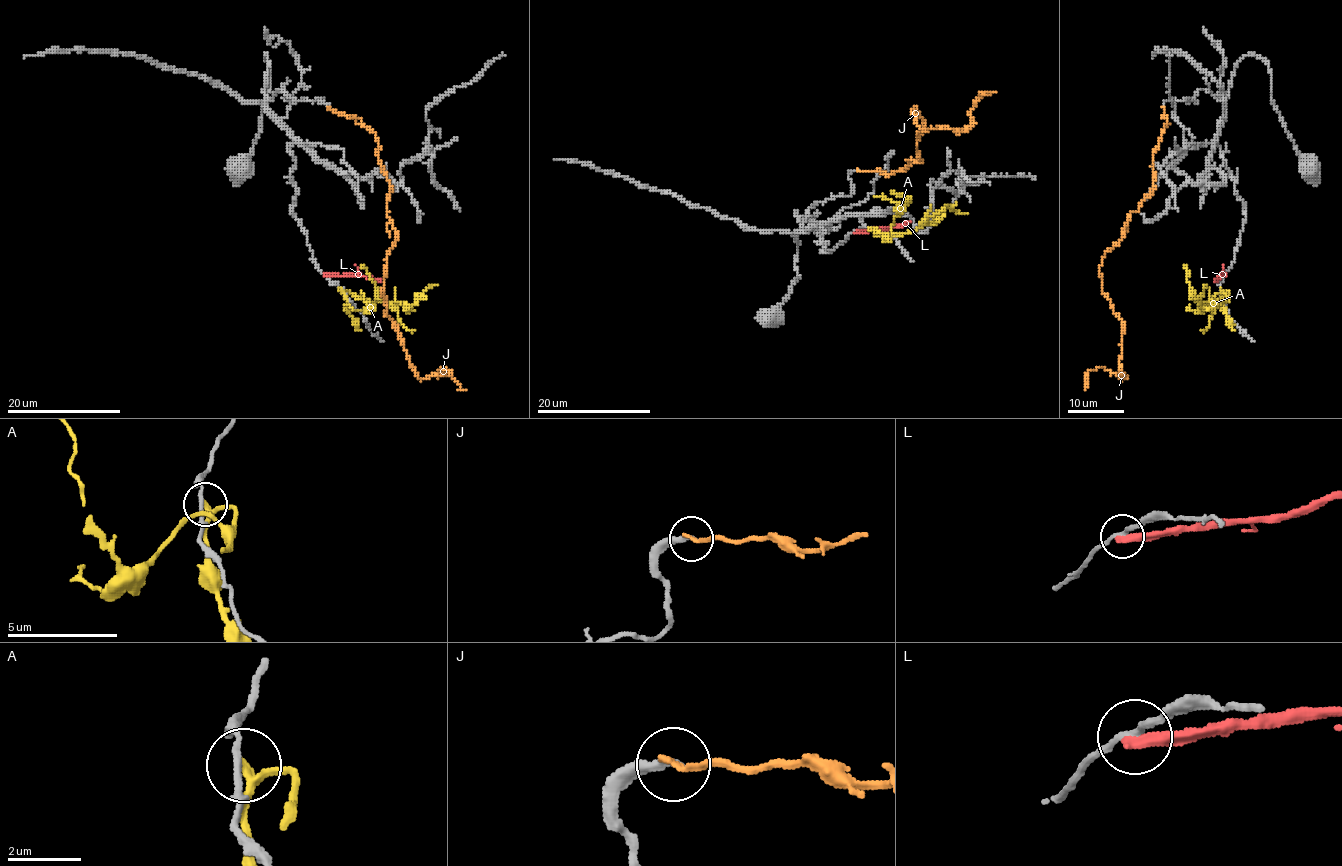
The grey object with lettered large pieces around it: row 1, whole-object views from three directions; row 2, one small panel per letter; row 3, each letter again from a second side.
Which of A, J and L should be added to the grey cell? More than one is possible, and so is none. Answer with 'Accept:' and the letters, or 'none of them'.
Accept: none of them

